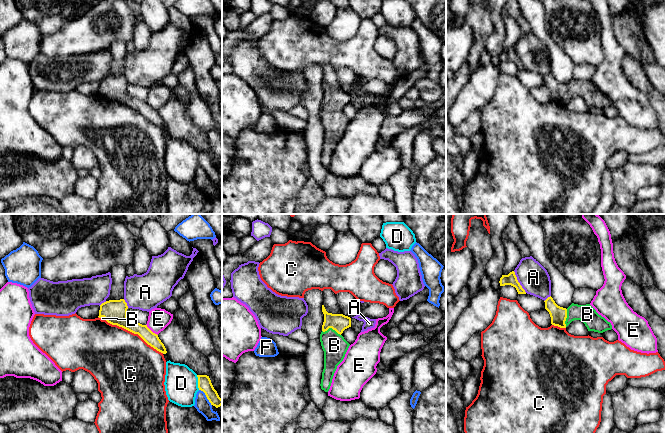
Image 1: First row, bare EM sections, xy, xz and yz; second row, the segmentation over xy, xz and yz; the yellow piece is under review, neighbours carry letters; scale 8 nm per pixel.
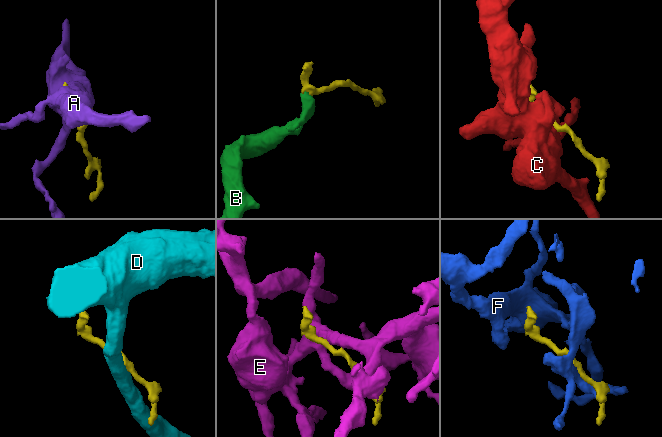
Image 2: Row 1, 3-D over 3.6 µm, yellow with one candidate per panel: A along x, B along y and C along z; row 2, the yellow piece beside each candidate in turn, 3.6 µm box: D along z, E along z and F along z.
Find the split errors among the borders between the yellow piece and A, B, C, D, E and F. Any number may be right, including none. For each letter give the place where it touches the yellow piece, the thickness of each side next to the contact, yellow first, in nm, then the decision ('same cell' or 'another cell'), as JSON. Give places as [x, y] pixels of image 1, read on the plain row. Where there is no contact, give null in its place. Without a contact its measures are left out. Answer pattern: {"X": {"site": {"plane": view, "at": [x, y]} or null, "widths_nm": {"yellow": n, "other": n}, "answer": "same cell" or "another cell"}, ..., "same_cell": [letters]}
{"A": {"site": {"plane": "yz", "at": [518, 58]}, "widths_nm": {"yellow": 90, "other": 240}, "answer": "another cell"}, "B": {"site": {"plane": "xz", "at": [331, 103]}, "widths_nm": {"yellow": 140, "other": 200}, "answer": "same cell"}, "C": {"site": {"plane": "xy", "at": [134, 109]}, "widths_nm": {"yellow": 190, "other": 500}, "answer": "another cell"}, "D": {"site": {"plane": "xy", "at": [198, 158]}, "widths_nm": {"yellow": 110, "other": 280}, "answer": "another cell"}, "E": {"site": {"plane": "xy", "at": [150, 106]}, "widths_nm": {"yellow": 110, "other": 170}, "answer": "another cell"}, "F": {"site": {"plane": "xy", "at": [206, 172]}, "widths_nm": {"yellow": 110, "other": 120}, "answer": "another cell"}, "same_cell": ["B"]}

